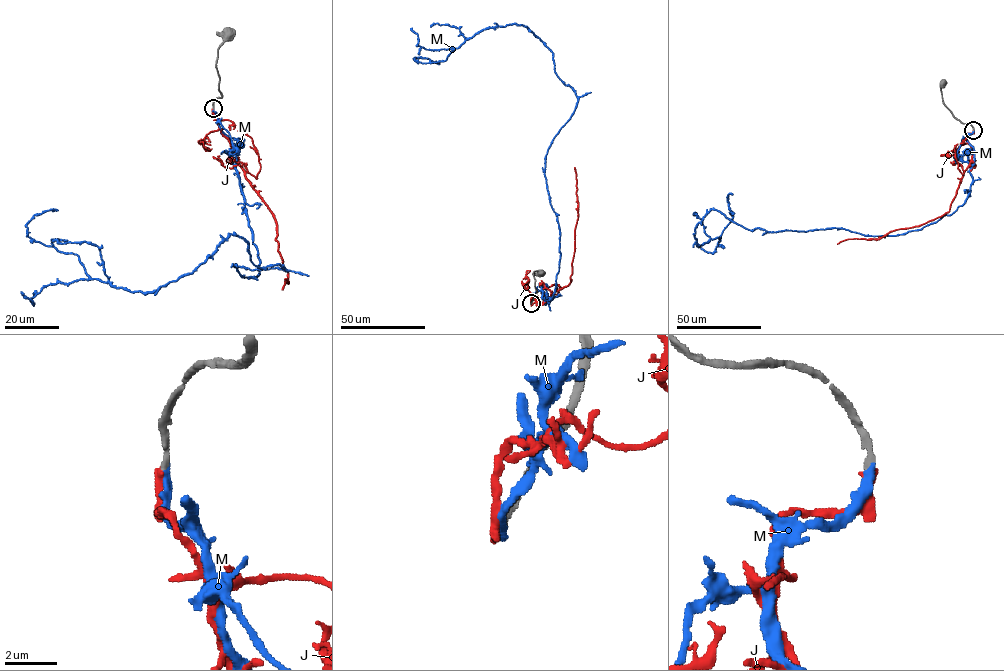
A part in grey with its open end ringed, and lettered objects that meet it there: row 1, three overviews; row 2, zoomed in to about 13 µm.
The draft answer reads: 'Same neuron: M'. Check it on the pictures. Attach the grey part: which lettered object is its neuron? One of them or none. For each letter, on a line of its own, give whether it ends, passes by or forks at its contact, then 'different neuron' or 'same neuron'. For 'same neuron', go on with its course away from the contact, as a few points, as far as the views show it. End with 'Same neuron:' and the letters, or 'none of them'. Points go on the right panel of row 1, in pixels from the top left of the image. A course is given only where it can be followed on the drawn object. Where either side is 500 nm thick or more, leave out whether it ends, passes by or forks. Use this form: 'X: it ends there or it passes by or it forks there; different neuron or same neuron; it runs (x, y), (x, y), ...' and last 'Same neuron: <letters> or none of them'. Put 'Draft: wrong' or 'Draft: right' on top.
Draft: right
J: it ends there; different neuron
M: it ends there; same neuron; it runs (973, 130), (970, 194), (919, 230), (766, 231), (711, 209), (695, 229), (698, 246), (732, 220), (733, 194)
Same neuron: M

